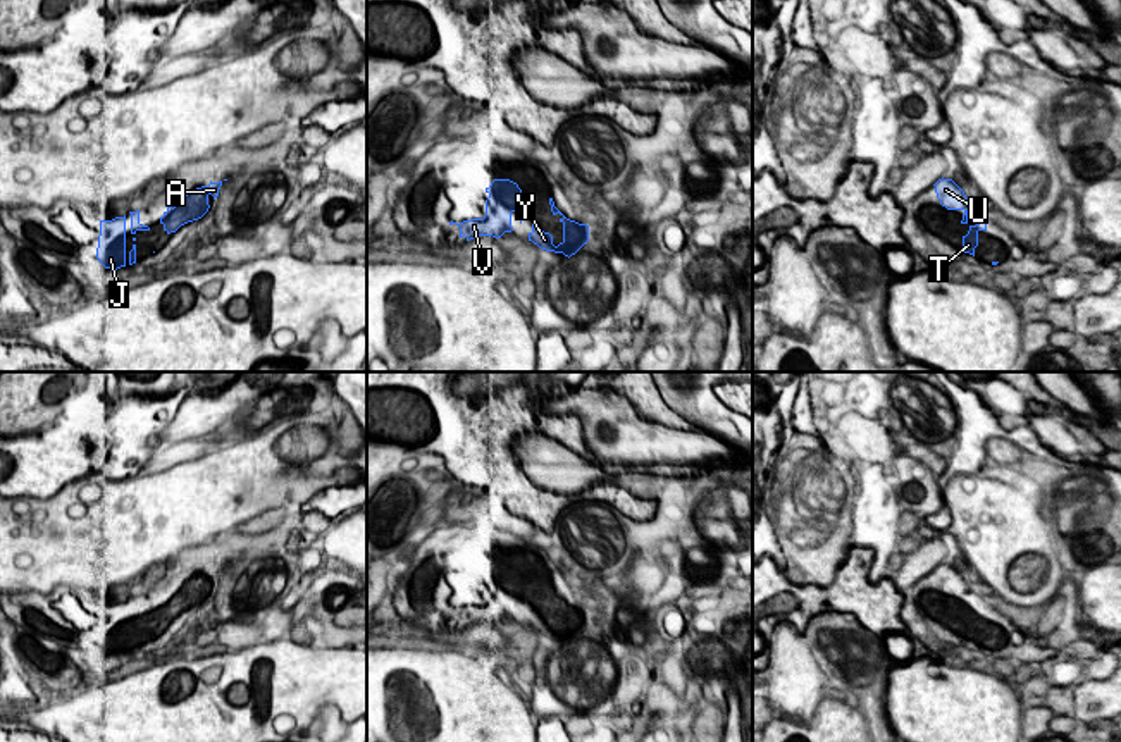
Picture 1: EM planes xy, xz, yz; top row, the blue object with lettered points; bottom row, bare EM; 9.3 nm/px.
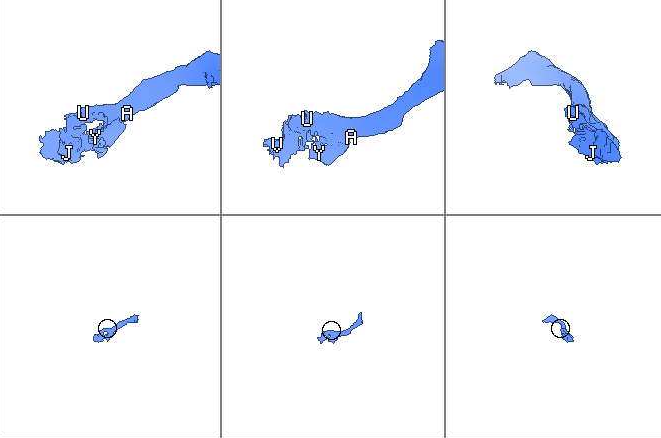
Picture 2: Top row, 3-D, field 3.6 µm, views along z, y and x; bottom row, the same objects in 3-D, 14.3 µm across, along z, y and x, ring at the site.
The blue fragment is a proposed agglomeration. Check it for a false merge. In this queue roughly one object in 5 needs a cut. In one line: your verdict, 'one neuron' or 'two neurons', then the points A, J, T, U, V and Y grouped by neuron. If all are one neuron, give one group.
one neuron; A J T U V Y

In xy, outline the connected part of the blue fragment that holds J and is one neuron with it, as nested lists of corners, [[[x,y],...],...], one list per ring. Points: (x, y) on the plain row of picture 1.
[[[126,601],[100,606],[96,644],[105,654],[121,654],[136,649],[136,630],[126,637]]]

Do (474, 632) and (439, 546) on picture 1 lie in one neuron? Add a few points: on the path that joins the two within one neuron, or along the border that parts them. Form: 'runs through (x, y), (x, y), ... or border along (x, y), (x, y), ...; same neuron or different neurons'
border along (467, 627), (443, 634); different neurons

